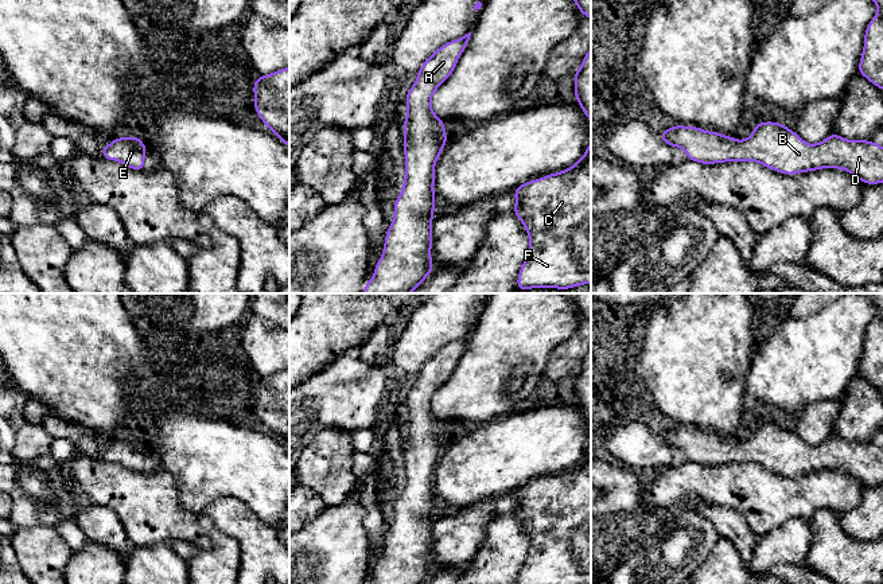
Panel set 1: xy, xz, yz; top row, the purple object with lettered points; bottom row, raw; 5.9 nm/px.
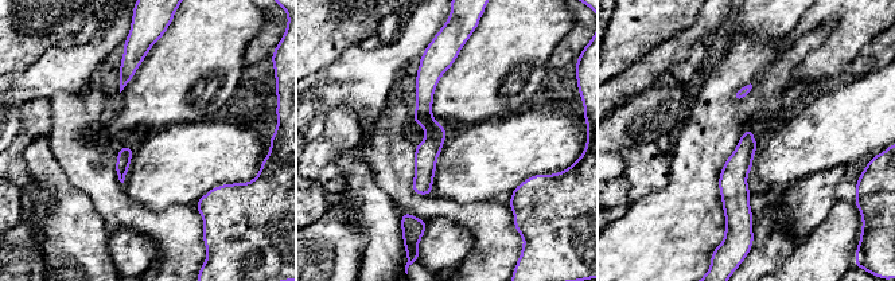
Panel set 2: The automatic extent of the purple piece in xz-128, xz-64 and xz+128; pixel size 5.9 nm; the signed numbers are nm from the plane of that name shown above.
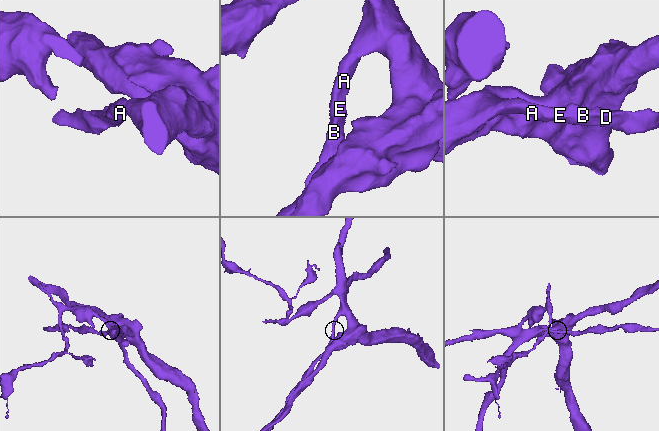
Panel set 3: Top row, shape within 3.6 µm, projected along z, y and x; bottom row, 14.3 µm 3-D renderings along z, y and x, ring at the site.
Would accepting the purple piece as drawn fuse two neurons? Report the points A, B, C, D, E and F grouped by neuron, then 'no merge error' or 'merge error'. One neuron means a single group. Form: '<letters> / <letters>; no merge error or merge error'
A B C D E F; no merge error

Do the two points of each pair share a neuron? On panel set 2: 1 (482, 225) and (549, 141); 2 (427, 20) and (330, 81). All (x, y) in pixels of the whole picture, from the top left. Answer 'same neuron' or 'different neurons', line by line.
1: different neurons
2: same neuron

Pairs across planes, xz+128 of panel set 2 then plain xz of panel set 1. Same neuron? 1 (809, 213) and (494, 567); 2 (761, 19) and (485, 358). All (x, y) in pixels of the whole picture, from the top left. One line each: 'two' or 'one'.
1: two
2: two

